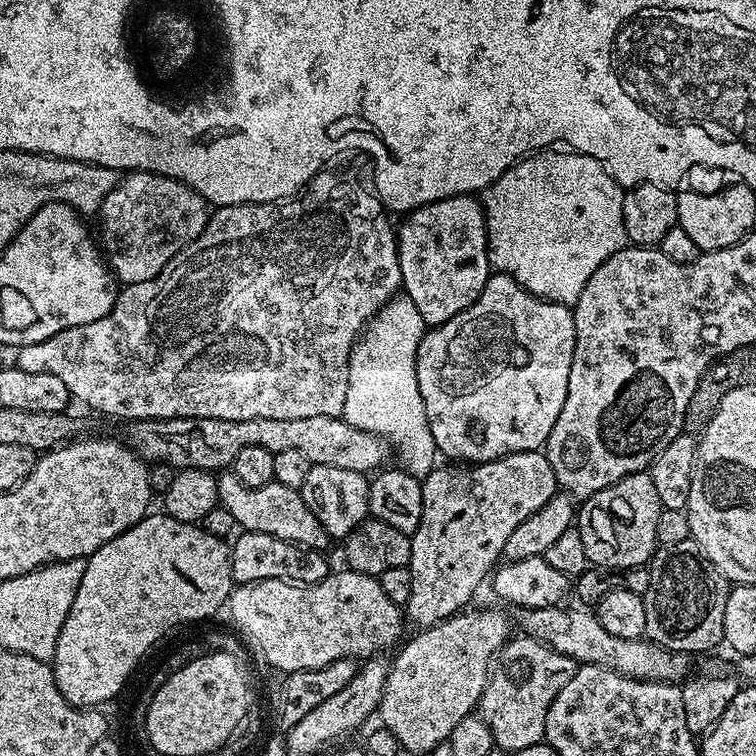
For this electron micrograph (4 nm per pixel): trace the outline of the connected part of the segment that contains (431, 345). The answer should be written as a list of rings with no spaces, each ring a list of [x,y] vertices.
[[[503,274],[489,275],[482,294],[462,314],[450,318],[450,322],[437,324],[425,331],[416,355],[418,370],[418,390],[422,394],[422,402],[426,406],[426,418],[430,422],[430,434],[434,434],[434,442],[441,453],[449,456],[452,462],[483,462],[496,460],[499,456],[509,456],[512,452],[534,452],[543,449],[548,443],[550,430],[554,430],[554,422],[558,422],[558,414],[562,414],[562,406],[566,402],[566,390],[570,382],[570,362],[574,358],[574,318],[572,308],[566,304],[555,304],[531,296],[522,285]]]

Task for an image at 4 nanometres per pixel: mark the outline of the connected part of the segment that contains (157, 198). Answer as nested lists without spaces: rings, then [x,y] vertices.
[[[132,170],[127,173],[128,176],[117,183],[114,190],[110,190],[110,194],[106,194],[106,198],[102,202],[98,219],[100,219],[100,236],[98,232],[98,240],[102,245],[103,255],[108,261],[108,267],[111,268],[113,276],[121,285],[127,286],[129,284],[137,284],[138,282],[146,282],[152,280],[158,275],[166,266],[166,262],[170,262],[170,258],[174,258],[174,254],[178,254],[184,247],[187,246],[194,238],[198,238],[198,234],[202,234],[202,230],[208,224],[208,217],[210,215],[210,204],[200,197],[198,192],[188,189],[180,180],[176,180],[174,176],[162,176],[156,172],[142,172],[139,170]]]

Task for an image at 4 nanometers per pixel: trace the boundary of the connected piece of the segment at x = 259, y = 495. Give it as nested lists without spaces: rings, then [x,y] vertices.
[[[231,470],[221,471],[216,485],[220,495],[219,507],[230,510],[230,514],[234,514],[234,522],[243,531],[265,532],[288,540],[291,544],[300,544],[304,548],[327,549],[326,546],[330,543],[329,534],[322,526],[322,522],[318,522],[318,518],[310,514],[310,506],[306,506],[297,489],[275,482],[257,488],[242,486],[242,482],[238,482],[238,478]]]

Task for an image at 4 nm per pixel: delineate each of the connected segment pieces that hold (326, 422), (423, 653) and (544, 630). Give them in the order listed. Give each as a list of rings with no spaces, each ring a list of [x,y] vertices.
[[[338,416],[318,418],[250,418],[249,420],[215,420],[214,418],[182,418],[181,420],[138,420],[126,437],[126,443],[141,460],[152,464],[168,464],[177,470],[206,468],[224,470],[238,450],[246,446],[262,446],[262,450],[281,452],[298,450],[312,464],[339,466],[372,474],[390,456],[390,448],[379,436],[358,430]]]
[[[484,608],[481,612],[472,611],[461,610],[430,628],[417,631],[417,636],[395,653],[396,661],[391,661],[384,693],[380,699],[378,717],[380,716],[379,723],[382,727],[390,730],[394,738],[398,738],[405,753],[427,754],[445,743],[454,726],[458,726],[462,718],[473,715],[474,709],[479,705],[480,696],[484,693],[484,687],[487,686],[494,667],[494,657],[508,643],[510,633],[508,620],[502,613],[495,612],[492,608]]]
[[[580,606],[564,607],[519,609],[515,613],[516,620],[520,623],[519,631],[566,654],[571,660],[576,661],[577,665],[597,664],[635,680],[680,682],[689,675],[689,657],[685,653],[671,652],[668,648],[658,646],[647,638],[639,640],[614,638],[614,634],[602,630],[595,611],[585,610]]]

